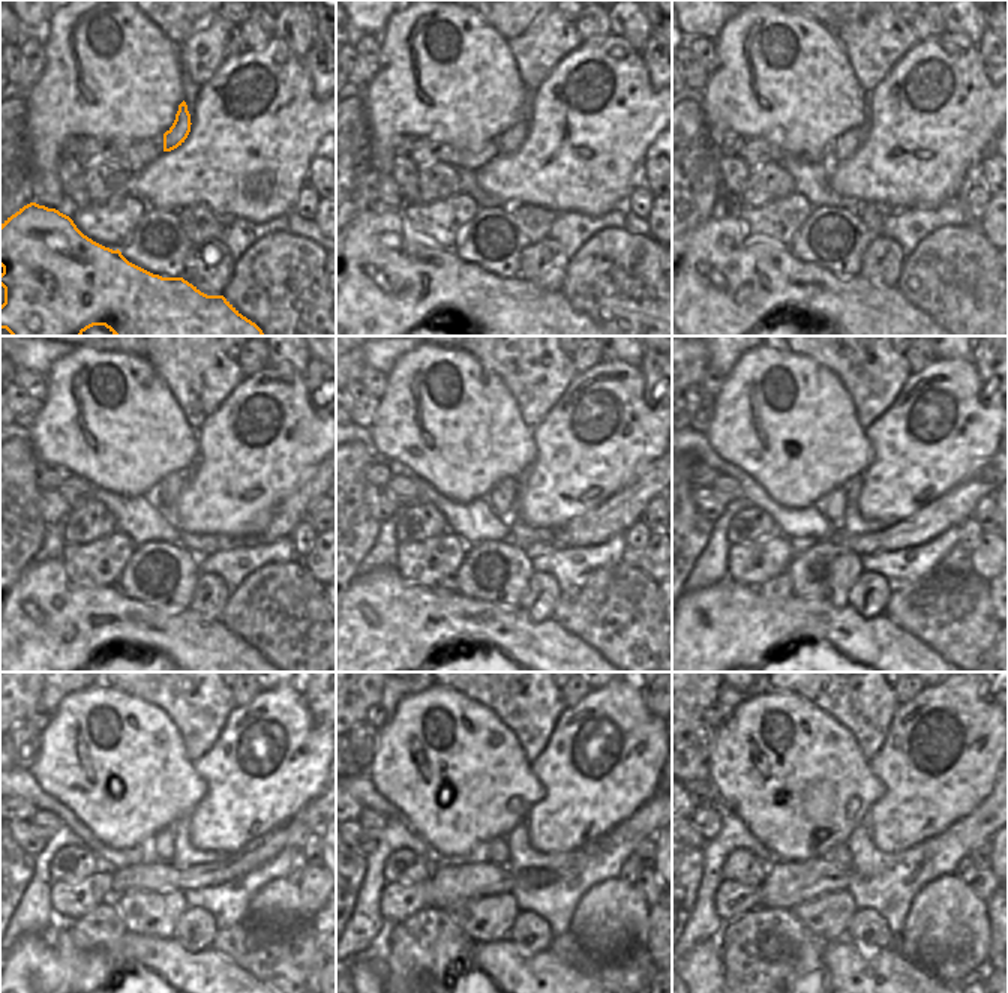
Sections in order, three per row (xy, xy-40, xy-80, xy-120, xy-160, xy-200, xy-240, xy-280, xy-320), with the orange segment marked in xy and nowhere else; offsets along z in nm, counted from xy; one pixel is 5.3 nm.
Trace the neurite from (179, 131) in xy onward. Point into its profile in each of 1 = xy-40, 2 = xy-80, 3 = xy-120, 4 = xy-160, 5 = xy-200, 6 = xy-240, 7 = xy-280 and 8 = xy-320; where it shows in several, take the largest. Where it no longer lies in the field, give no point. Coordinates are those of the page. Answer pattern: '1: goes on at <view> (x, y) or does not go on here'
1: goes on at xy-40 (509, 143)
2: goes on at xy-80 (846, 144)
3: goes on at xy-120 (167, 494)
4: goes on at xy-160 (501, 500)
5: goes on at xy-200 (833, 504)
6: goes on at xy-240 (162, 846)
7: goes on at xy-280 (497, 849)
8: goes on at xy-320 (839, 855)

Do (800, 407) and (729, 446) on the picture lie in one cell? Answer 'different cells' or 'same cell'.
same cell

